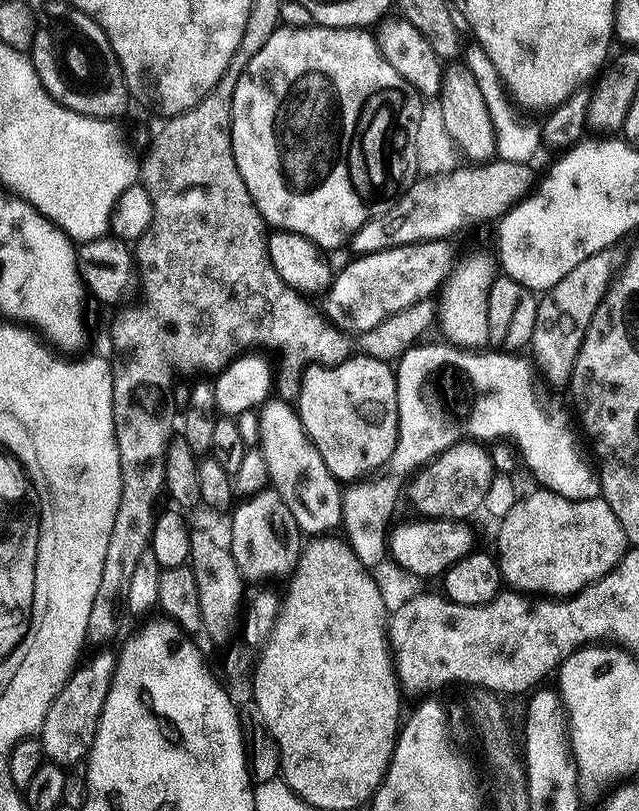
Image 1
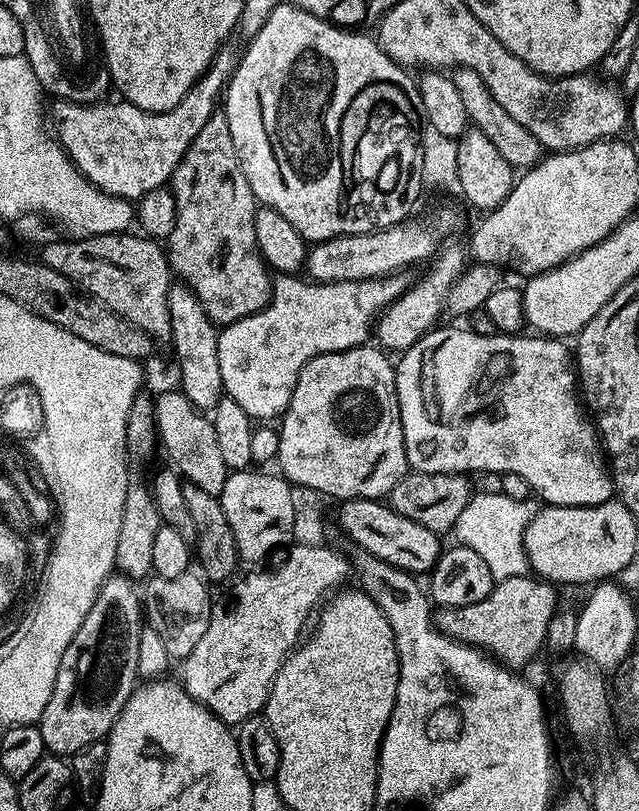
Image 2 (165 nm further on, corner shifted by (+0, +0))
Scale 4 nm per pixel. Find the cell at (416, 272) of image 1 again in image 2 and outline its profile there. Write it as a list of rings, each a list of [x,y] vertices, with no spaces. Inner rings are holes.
[[[397,272],[383,277],[376,277],[364,279],[359,281],[340,281],[340,282],[325,282],[317,283],[305,280],[304,282],[299,275],[293,273],[279,273],[272,283],[272,296],[269,300],[267,307],[260,312],[255,312],[252,315],[247,315],[246,318],[235,320],[233,323],[225,325],[218,334],[219,338],[219,369],[222,370],[222,378],[224,384],[224,391],[227,395],[234,398],[236,402],[244,410],[248,416],[258,422],[266,422],[268,418],[277,419],[281,417],[288,408],[289,400],[293,396],[294,386],[297,385],[297,380],[300,377],[301,370],[313,358],[320,356],[323,353],[336,353],[344,349],[350,349],[363,345],[367,334],[371,333],[372,321],[384,311],[389,305],[399,298],[405,290],[410,286],[410,280],[404,276],[405,273]]]

